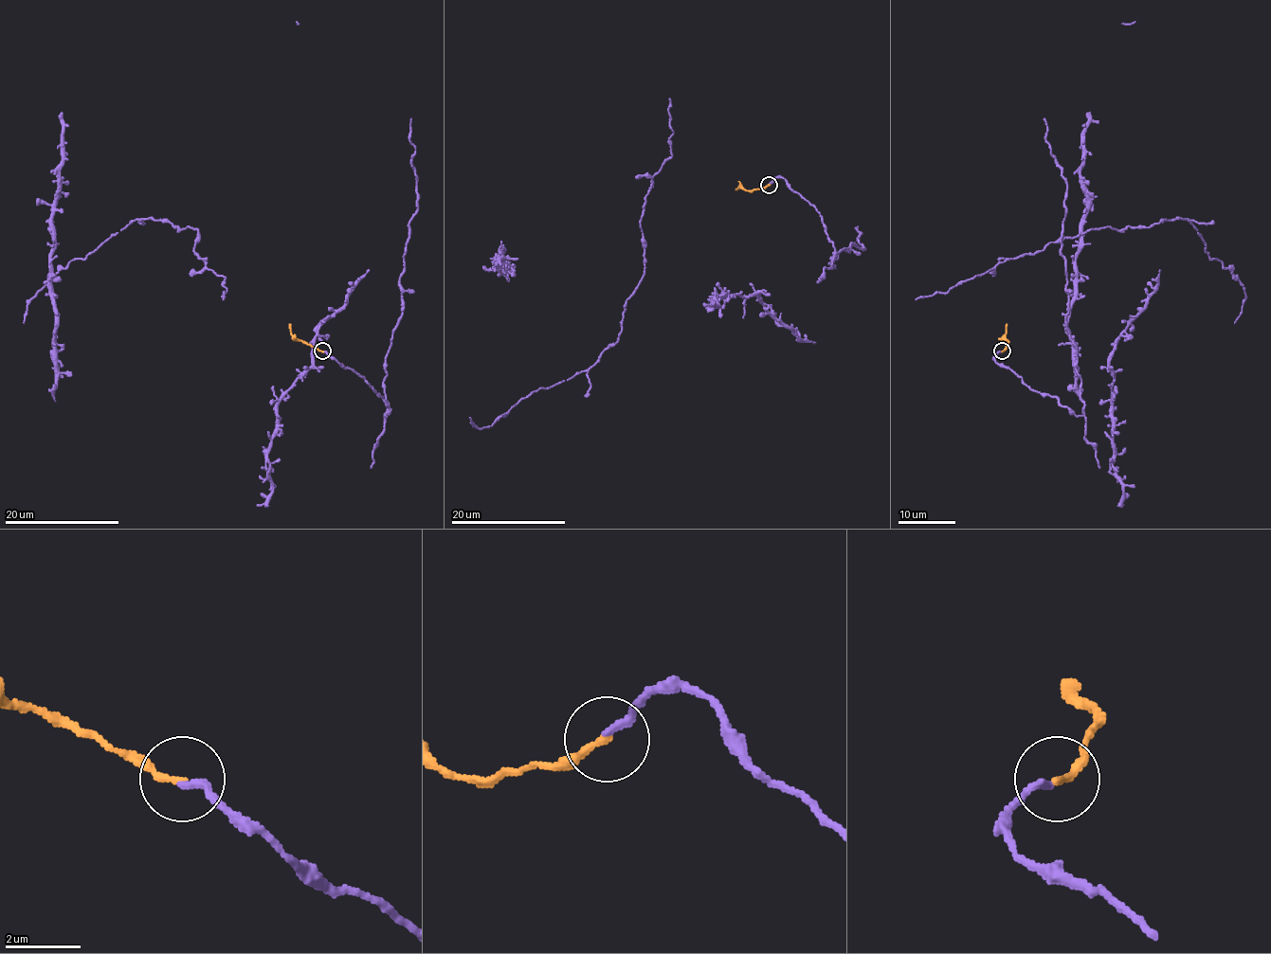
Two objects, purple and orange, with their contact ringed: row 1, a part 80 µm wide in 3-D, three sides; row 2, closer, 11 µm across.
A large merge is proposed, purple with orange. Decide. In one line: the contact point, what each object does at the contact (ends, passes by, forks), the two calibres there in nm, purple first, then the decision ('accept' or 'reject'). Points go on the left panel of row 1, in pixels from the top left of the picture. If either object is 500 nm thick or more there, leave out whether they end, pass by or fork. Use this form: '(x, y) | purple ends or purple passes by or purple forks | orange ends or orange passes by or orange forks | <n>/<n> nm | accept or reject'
(322, 350) | purple ends | orange ends | 200/200 nm | accept

